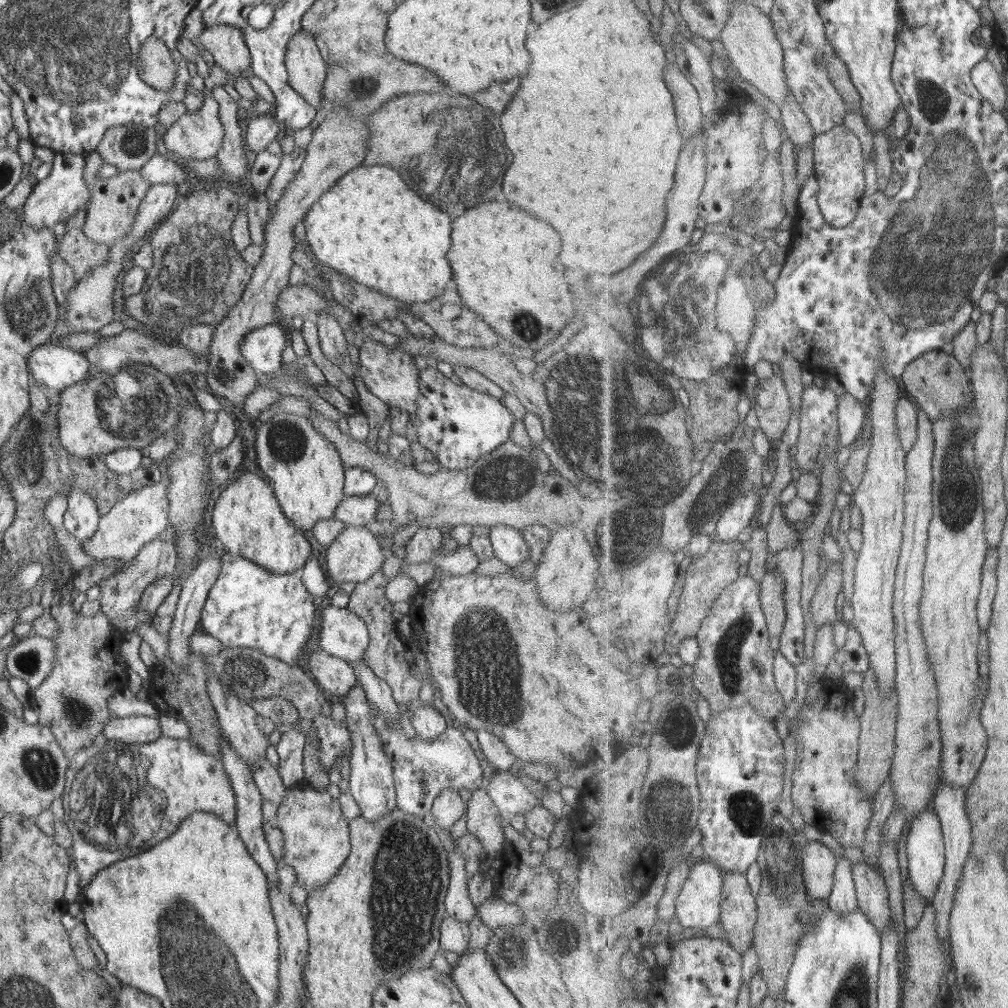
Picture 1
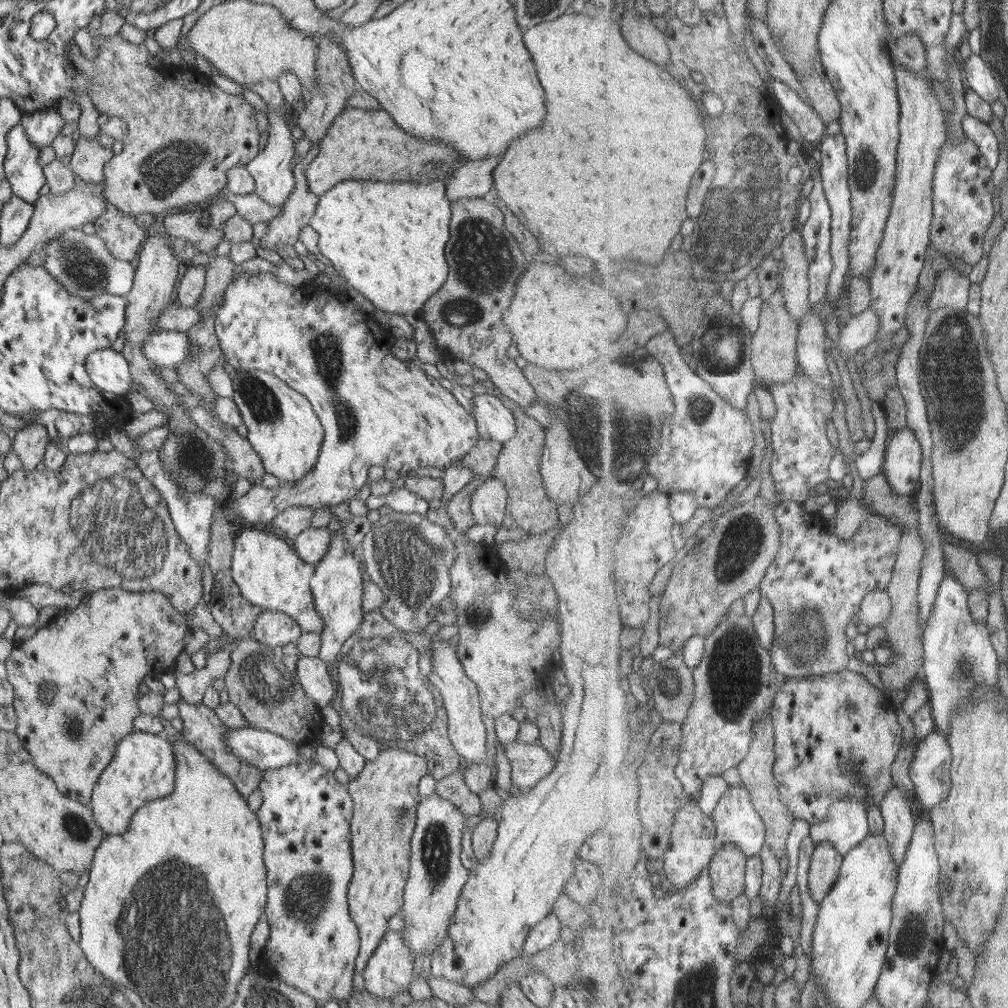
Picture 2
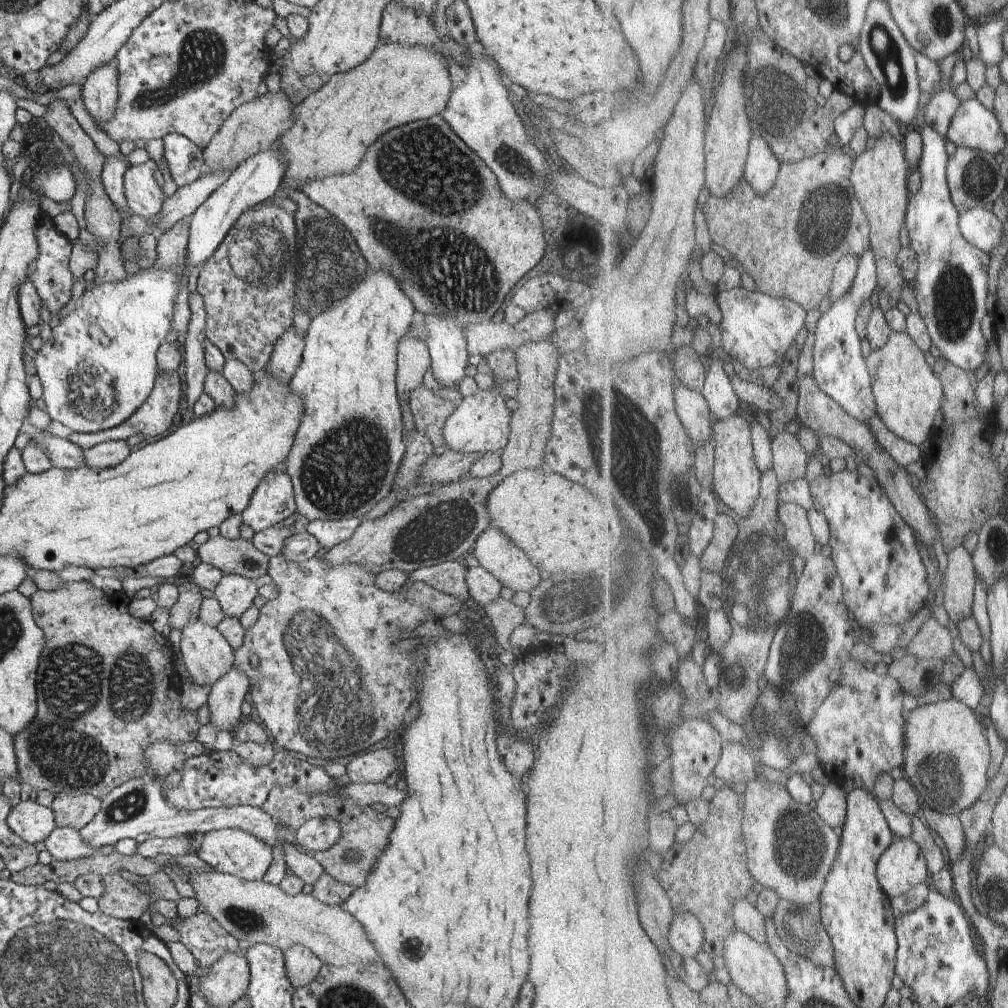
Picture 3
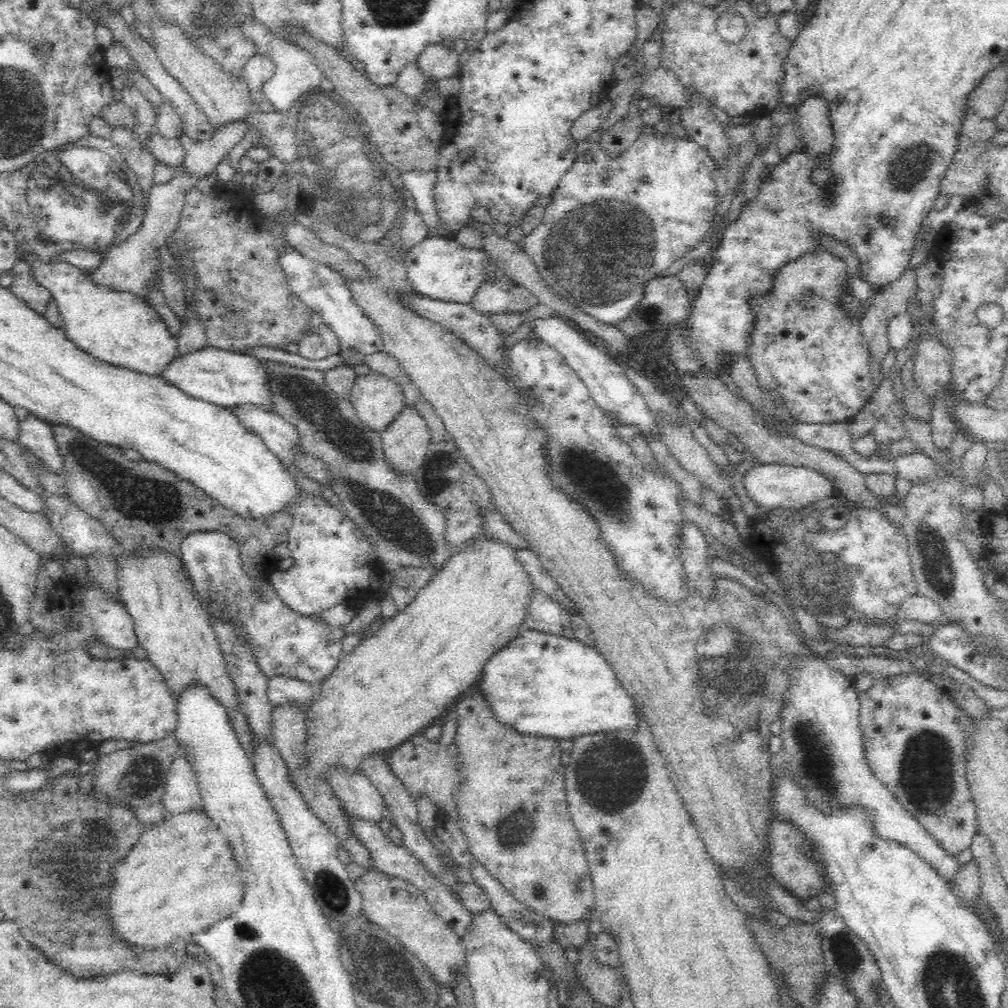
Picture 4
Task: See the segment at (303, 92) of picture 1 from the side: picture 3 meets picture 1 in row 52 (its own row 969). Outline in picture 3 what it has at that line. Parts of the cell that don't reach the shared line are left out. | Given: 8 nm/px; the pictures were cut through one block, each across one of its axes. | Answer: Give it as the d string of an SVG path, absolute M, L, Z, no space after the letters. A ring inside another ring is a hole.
M301 944L289 946L282 956L285 976L293 988L303 988L305 984L309 984L321 968L322 963L319 958L309 948L305 948Z

